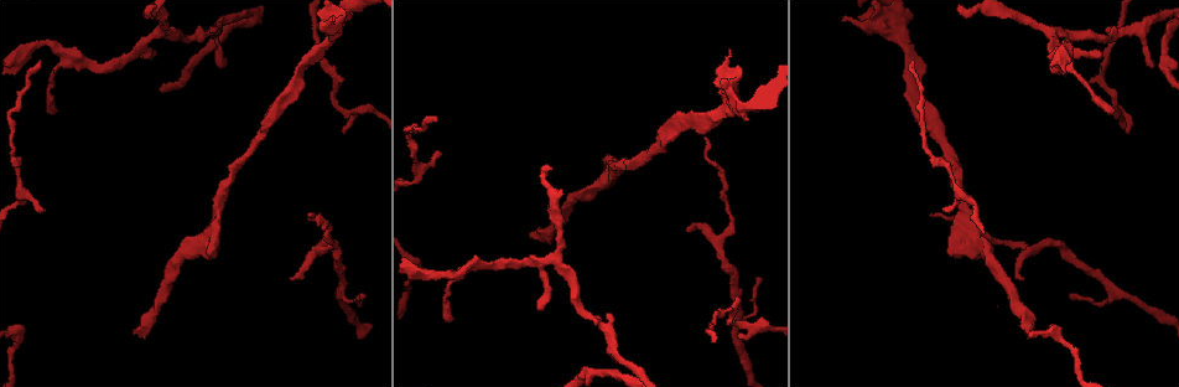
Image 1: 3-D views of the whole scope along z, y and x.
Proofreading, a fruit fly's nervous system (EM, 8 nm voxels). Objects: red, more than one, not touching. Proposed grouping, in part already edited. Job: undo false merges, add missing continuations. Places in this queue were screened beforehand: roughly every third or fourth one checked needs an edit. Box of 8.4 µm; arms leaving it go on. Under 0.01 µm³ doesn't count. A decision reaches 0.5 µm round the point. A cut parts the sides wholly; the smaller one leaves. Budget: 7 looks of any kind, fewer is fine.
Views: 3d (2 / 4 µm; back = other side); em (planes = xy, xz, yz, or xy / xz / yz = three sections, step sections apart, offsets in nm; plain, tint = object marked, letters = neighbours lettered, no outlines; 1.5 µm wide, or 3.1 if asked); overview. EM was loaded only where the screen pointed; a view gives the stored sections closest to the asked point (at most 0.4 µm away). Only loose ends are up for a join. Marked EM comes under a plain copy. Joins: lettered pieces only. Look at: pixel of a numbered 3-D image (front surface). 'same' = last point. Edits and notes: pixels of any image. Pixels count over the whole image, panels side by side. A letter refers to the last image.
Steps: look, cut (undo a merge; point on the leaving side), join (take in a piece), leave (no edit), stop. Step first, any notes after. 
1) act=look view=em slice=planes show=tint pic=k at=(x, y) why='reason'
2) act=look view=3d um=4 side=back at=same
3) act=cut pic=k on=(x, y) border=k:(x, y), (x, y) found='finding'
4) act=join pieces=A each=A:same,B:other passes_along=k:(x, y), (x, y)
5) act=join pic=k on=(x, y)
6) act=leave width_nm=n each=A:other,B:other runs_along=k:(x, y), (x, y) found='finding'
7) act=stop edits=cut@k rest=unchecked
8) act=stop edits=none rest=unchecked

act=look view=3d um=2 pic=1 at=(212, 256) why='free end'

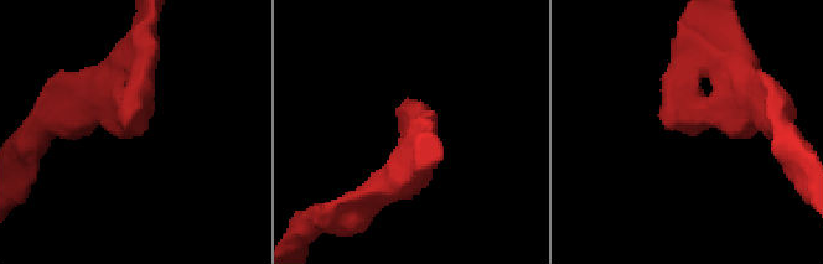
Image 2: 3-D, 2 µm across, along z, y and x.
act=look view=em slice=planes show=letters pic=2 at=(127, 130)

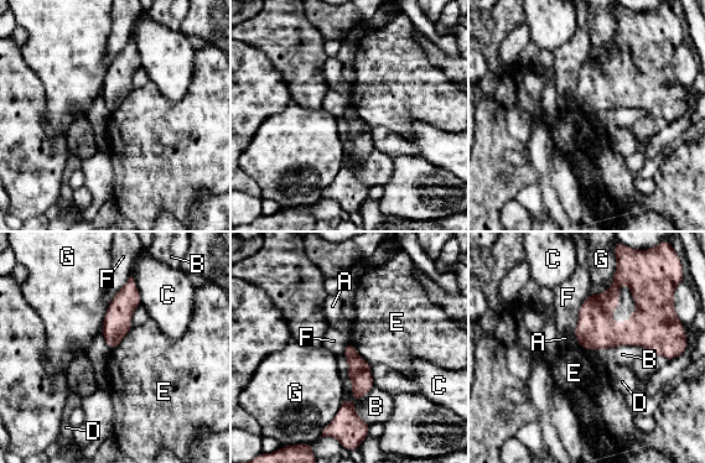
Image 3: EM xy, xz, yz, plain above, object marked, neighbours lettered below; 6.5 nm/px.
act=leave each=A:other,B:other,C:other,D:other,E:other,F:other,G:other runs_along=3:(348, 347), (358, 398), (343, 425) found='no lettered piece goes on from it'

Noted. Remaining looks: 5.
act=look view=em slice=yz step=4 show=tint pic=1 at=(41, 63)

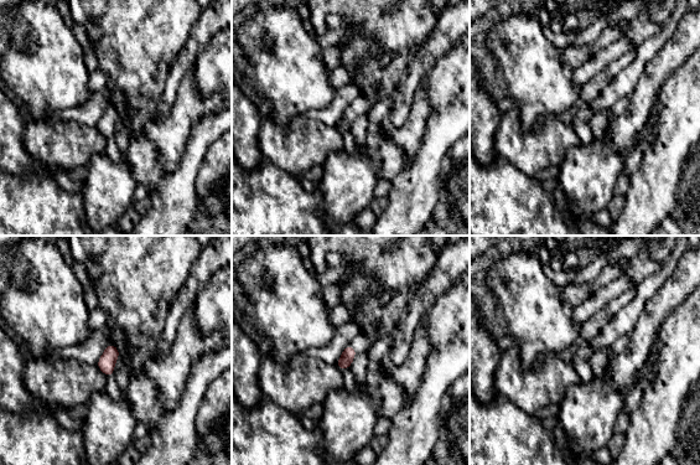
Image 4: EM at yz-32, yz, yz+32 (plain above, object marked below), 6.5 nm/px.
act=look view=em slice=planes show=letters at=same

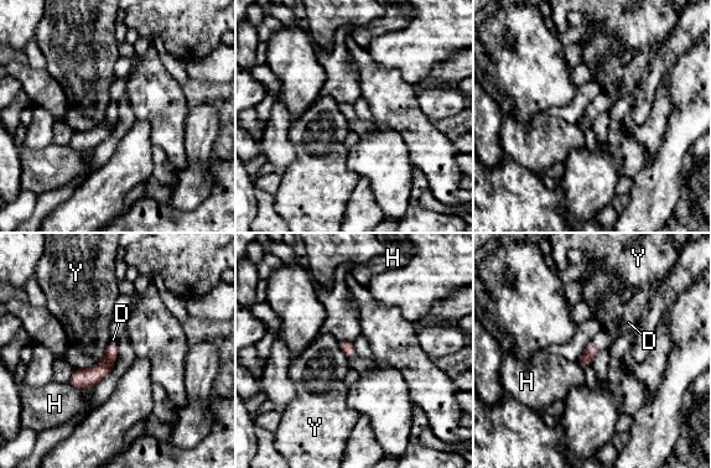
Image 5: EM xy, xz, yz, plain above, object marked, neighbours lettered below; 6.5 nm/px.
act=join pieces=D each=D:same,H:other,Y:other passes_along=5:(586, 358), (595, 346), (603, 339) found='the cell continues'

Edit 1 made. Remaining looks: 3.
act=look view=overview

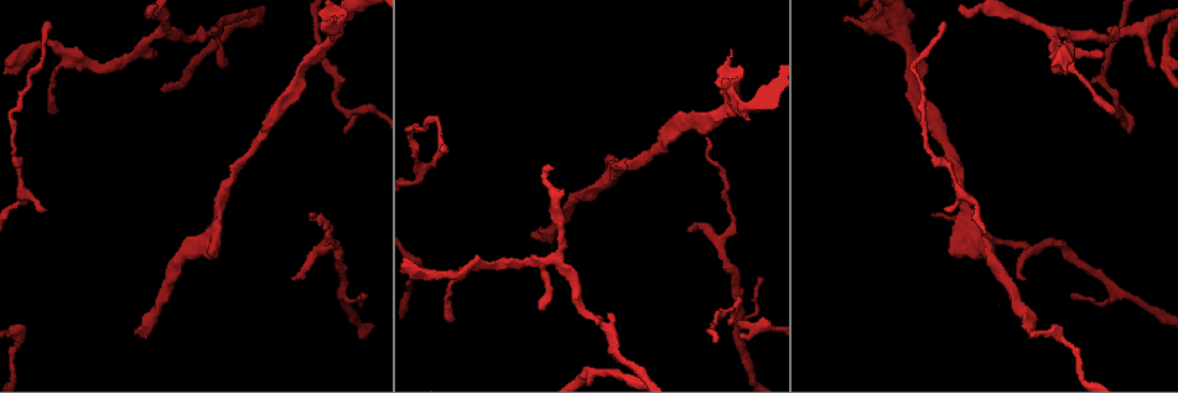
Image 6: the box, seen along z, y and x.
act=look view=3d um=4 pic=6 at=(236, 19)

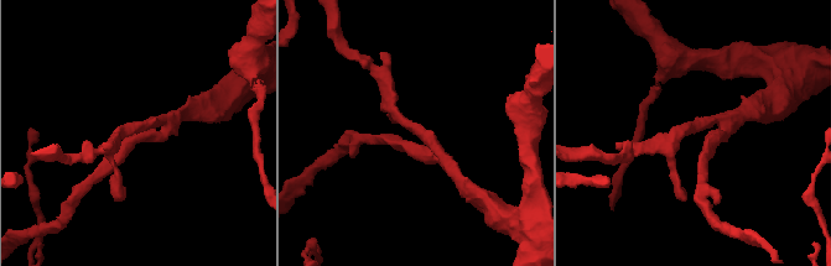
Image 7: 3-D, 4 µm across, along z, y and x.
act=look view=em slice=planes show=letters pic=7 at=(692, 127) arms=3 arm_widths_nm=190,190,200

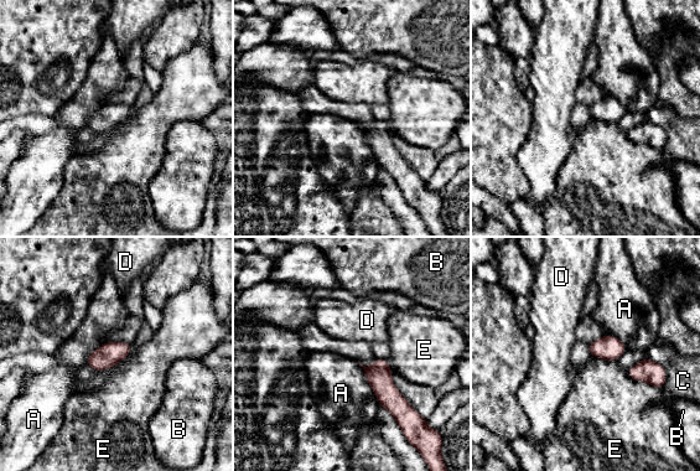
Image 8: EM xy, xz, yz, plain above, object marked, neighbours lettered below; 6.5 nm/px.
act=leave longest_contact=A:340nm each=A:other,B:other,C:other,D:other,E:other border=8:(357, 361), (380, 405) found='one cell here'

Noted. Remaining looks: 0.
act=stop edits=join@5 rest=unchecked

